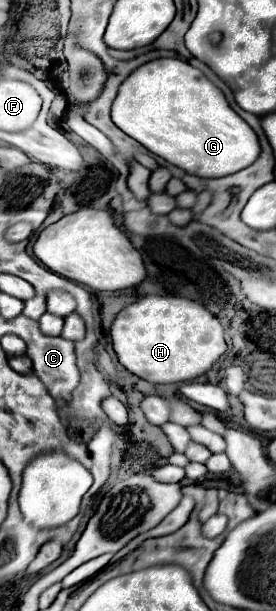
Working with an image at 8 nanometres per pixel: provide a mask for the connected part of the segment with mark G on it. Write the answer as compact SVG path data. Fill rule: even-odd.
M154 59L140 65L120 85L112 121L148 151L198 177L238 173L260 155L256 133L230 109L224 93L202 71L180 59Z

